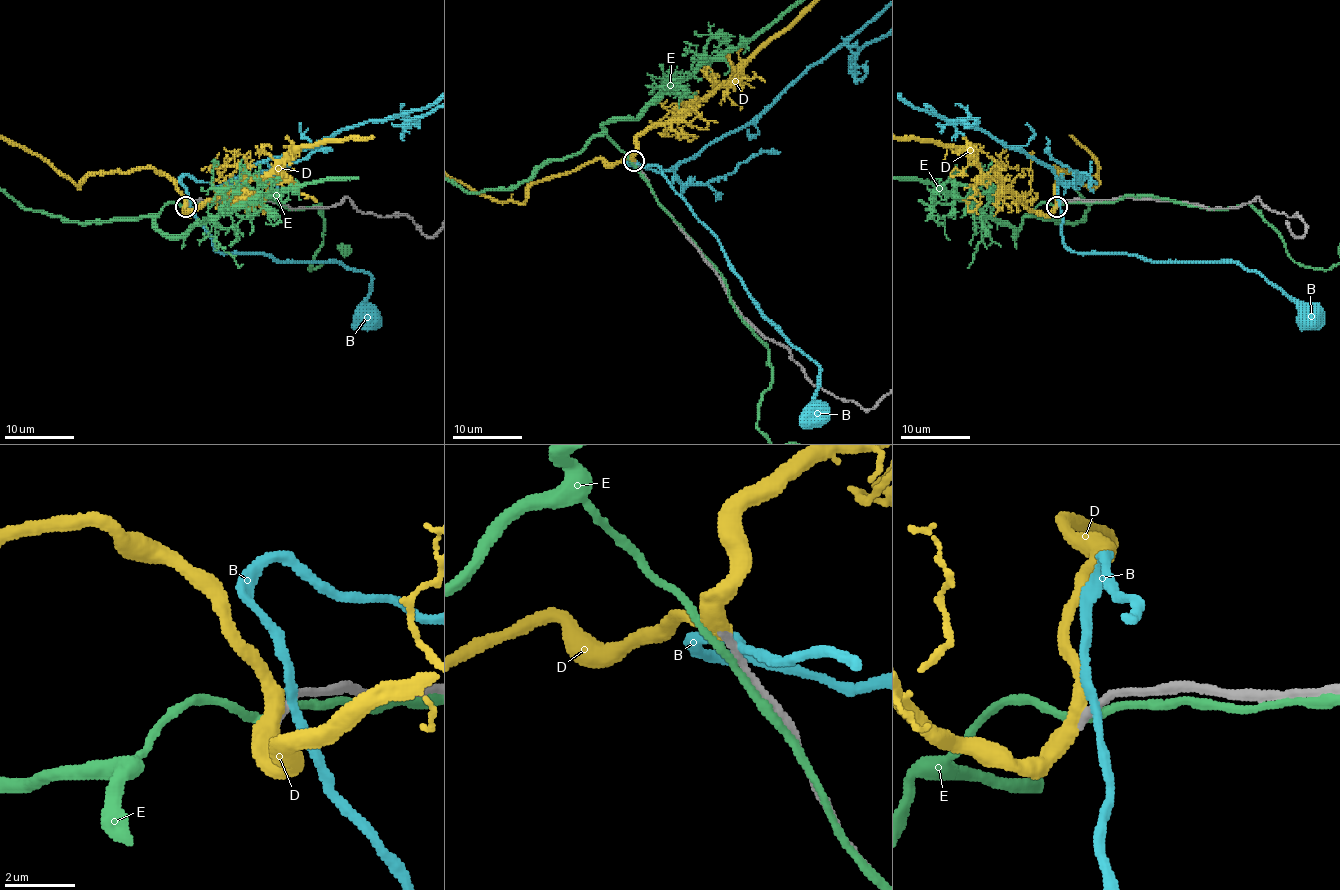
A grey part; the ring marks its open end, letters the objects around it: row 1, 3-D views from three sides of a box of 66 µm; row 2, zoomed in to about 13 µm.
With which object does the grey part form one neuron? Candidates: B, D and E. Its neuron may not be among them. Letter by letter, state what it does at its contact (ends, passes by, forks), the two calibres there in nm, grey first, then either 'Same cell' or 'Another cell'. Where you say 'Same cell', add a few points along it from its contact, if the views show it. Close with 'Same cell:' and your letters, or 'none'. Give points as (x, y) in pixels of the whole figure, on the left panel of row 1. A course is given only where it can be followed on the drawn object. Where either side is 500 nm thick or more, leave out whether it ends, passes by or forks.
B: It passes by. Thickness 300 nm (grey) against 240 nm. Another cell
D: It passes by. Thickness 260 nm (grey) against 440 nm. Same cell
E: It passes by. Thickness 300 nm (grey) against 240 nm. Another cell
Same cell: D

